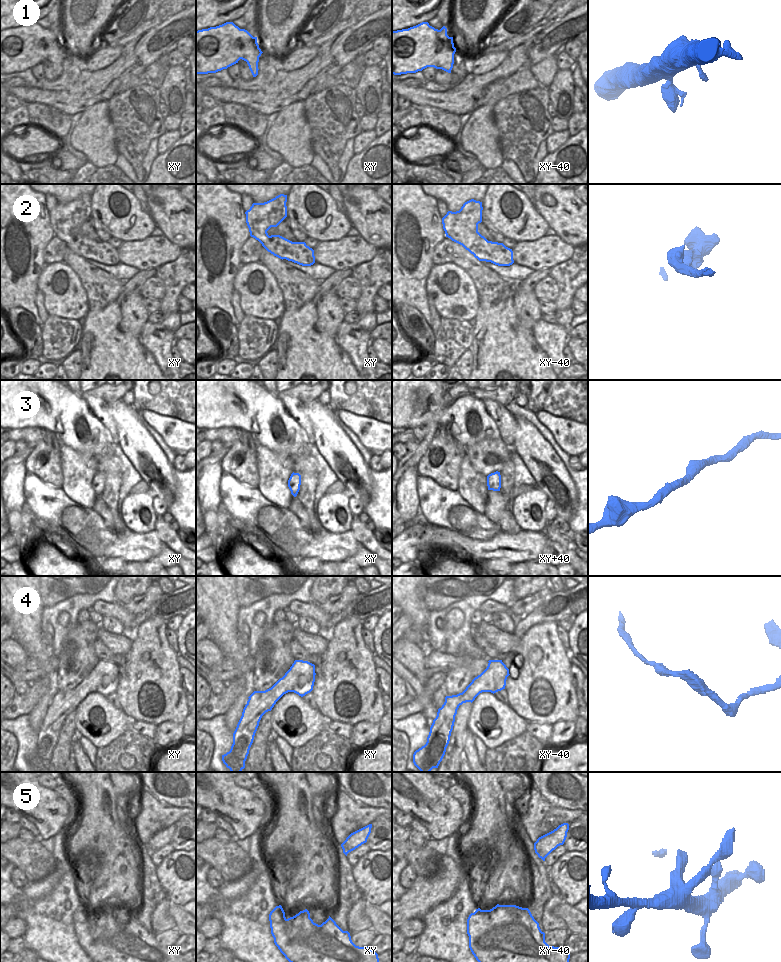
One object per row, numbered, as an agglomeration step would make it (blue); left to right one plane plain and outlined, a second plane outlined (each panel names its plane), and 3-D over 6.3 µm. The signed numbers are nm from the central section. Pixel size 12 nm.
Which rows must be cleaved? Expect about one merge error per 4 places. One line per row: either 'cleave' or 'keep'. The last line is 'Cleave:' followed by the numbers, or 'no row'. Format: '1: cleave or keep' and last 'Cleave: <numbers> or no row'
1: keep
2: keep
3: keep
4: keep
5: keep
Cleave: no row

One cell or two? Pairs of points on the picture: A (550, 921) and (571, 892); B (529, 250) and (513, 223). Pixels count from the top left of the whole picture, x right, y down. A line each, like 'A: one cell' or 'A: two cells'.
A: two cells
B: two cells

